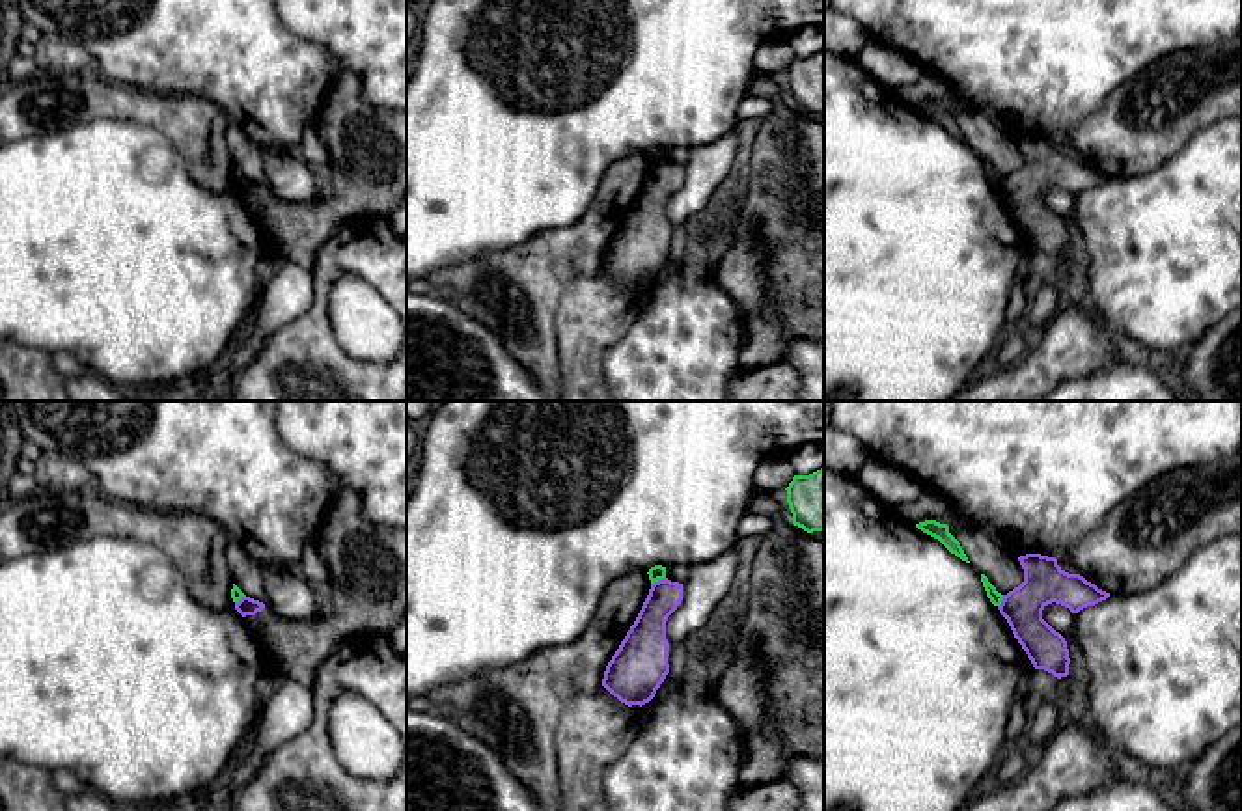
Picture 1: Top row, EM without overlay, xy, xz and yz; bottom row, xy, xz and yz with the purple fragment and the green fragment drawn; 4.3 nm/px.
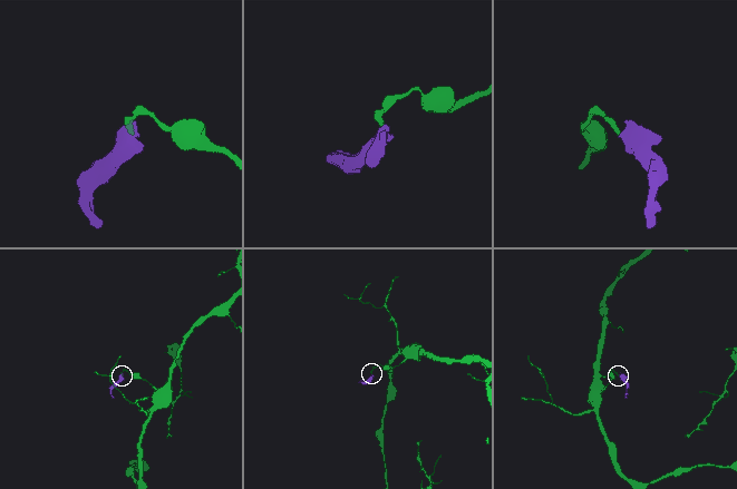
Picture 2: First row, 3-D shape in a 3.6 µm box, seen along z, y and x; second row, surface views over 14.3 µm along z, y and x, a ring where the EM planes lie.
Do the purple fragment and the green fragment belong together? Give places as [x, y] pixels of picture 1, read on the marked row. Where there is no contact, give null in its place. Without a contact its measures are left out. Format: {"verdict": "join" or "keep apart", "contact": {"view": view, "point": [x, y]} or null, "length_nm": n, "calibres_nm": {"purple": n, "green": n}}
{"verdict": "keep apart", "contact": {"view": "xz", "point": [659, 580]}, "length_nm": 70, "calibres_nm": {"purple": 160, "green": 70}}

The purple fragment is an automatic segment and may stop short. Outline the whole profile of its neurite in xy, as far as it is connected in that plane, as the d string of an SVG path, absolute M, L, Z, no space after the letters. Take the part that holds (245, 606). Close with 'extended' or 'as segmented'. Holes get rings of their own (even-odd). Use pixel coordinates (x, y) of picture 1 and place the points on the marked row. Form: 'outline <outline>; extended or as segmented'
outline M336 487L334 498L317 529L315 546L330 574L334 610L326 617L291 621L242 597L235 610L246 619L272 667L285 679L310 686L317 667L347 638L358 634L390 634L407 615L407 529L369 522L362 515L360 494Z; extended

